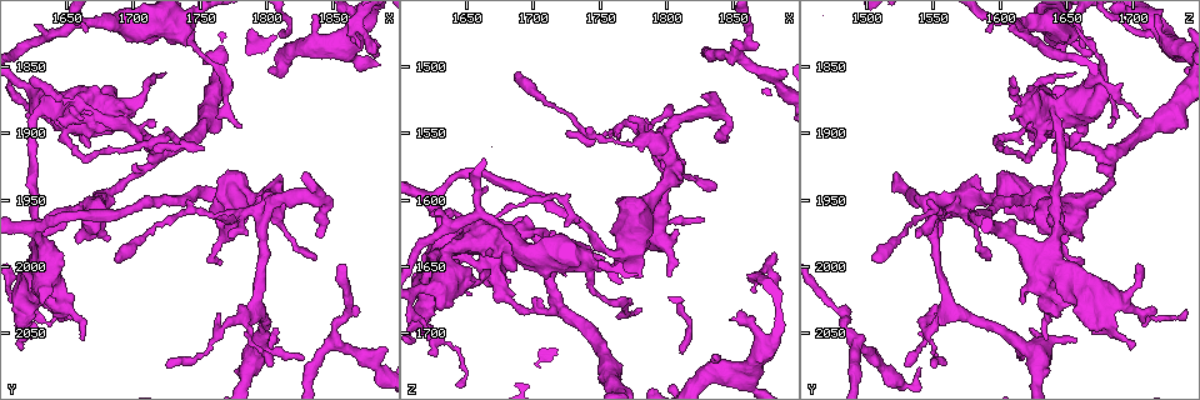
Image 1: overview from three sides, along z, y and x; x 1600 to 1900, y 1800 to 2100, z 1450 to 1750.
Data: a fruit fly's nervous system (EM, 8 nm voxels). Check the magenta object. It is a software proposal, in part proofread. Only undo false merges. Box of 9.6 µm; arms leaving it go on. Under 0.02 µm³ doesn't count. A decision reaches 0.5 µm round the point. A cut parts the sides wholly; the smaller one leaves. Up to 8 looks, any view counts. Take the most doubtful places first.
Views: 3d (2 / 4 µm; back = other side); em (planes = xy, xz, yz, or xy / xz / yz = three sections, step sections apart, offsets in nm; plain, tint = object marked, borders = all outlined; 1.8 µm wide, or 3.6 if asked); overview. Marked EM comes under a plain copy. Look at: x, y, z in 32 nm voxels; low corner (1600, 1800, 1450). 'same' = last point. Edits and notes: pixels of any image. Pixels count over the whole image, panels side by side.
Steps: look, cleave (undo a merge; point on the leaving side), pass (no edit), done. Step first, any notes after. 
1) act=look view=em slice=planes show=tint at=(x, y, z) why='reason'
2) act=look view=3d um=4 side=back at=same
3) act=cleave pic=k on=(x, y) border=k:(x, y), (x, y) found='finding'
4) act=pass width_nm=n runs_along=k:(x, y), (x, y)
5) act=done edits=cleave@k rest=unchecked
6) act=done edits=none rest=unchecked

act=look view=em slice=yz step=4 show=tint at=(1796, 1964, 1550) why='sudden change in width'

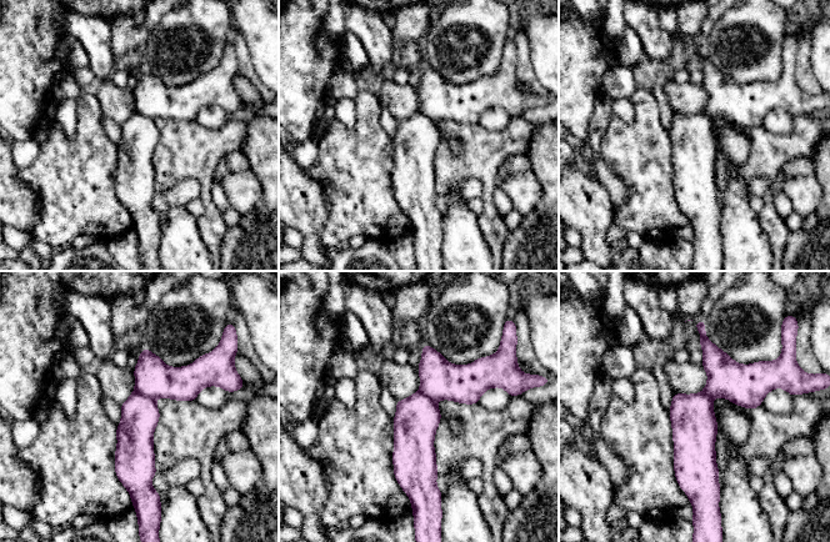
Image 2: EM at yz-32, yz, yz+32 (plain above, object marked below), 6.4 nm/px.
act=look view=em slice=planes show=tint at=same why='cut it another way'

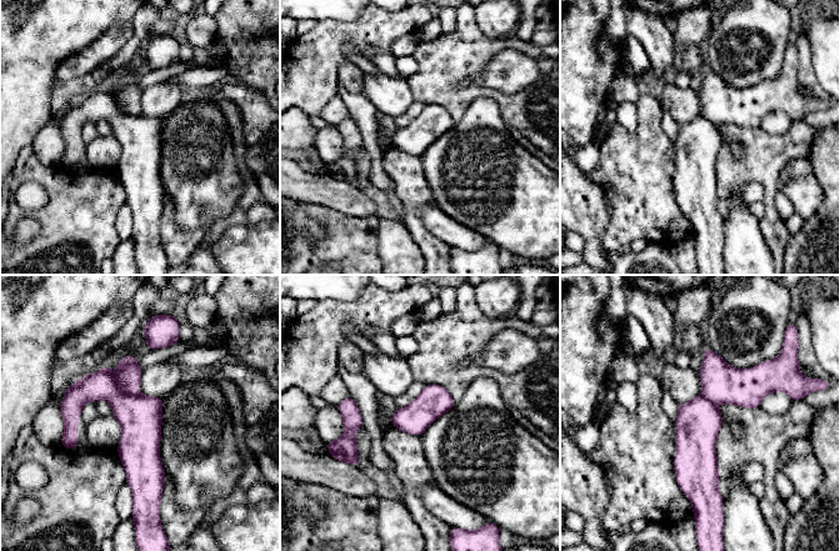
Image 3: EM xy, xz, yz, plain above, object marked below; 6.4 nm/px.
act=cleave pic=3 on=(699, 420) width_nm=200 border=3:(700, 395), (709, 399), (717, 406) found='a second cell is stuck on'

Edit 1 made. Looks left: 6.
act=look view=em um=3.6 slice=planes show=borders at=(1620, 2022, 1666) why='side arm on a straight run'

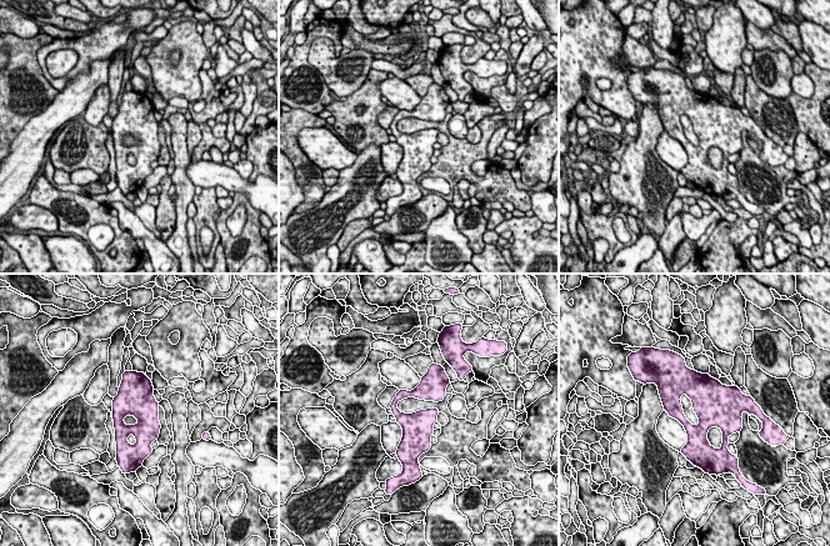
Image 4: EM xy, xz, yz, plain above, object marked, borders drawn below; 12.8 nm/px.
act=pass found='all the same cell'

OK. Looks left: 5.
act=look view=em slice=xy step=8 show=tint at=(1634, 1880, 1644) why='sharp bend'

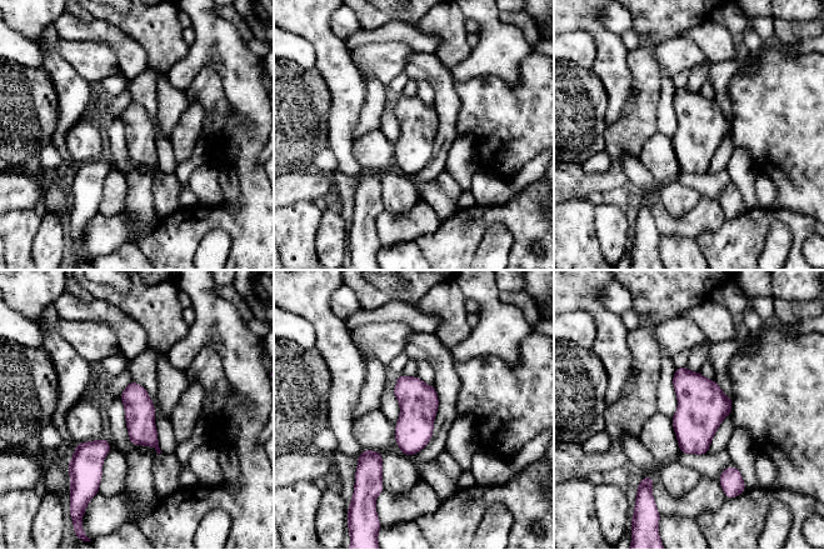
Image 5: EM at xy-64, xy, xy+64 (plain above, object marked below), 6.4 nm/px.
act=look view=em slice=planes show=borders at=same

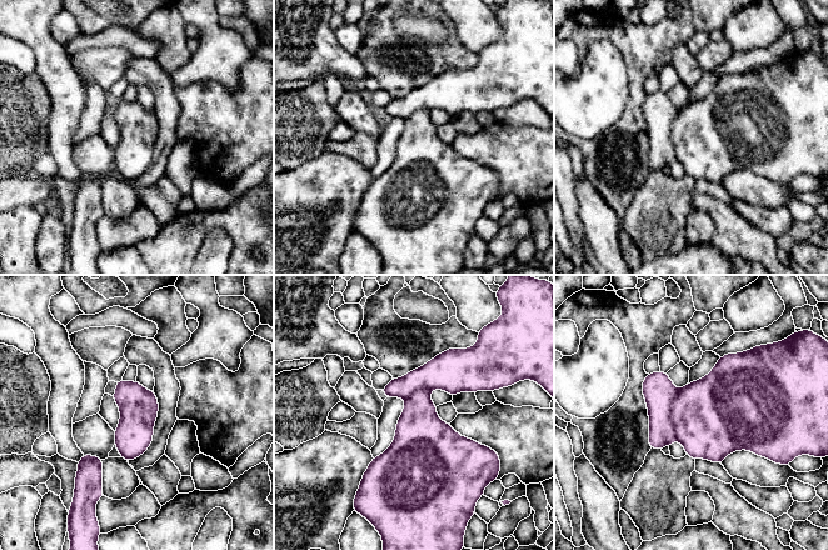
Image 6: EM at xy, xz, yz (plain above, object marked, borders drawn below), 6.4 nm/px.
act=cleave pic=6 on=(709, 416) width_nm=240 border=6:(679, 391), (672, 411), (676, 439) found='two cells meet here'

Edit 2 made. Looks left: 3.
act=done edits=cleave@3,cleave@6 rest=unchecked

